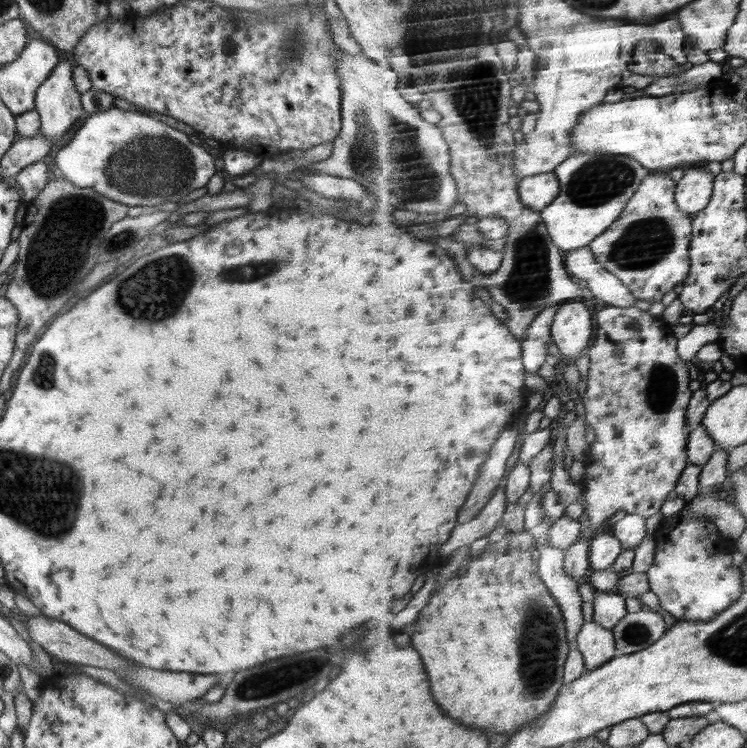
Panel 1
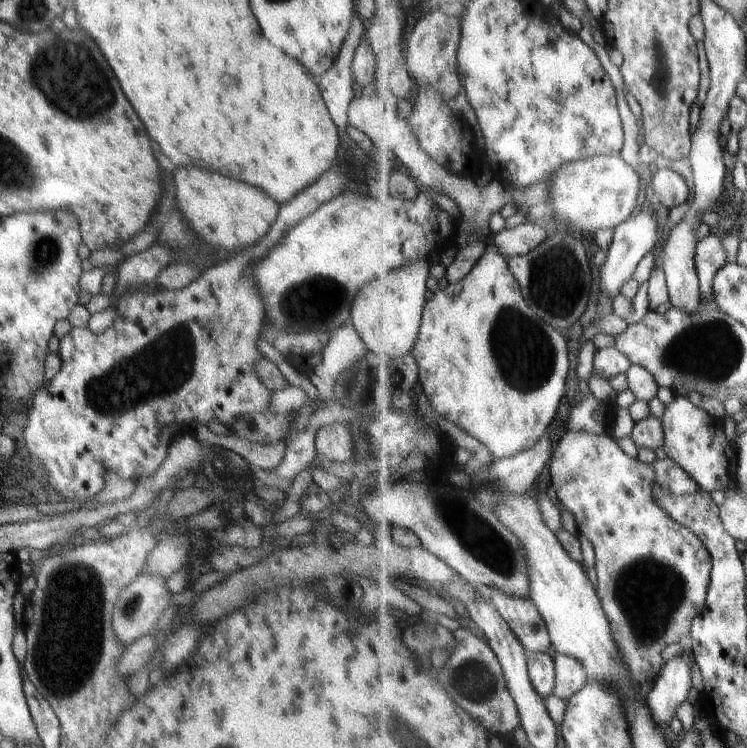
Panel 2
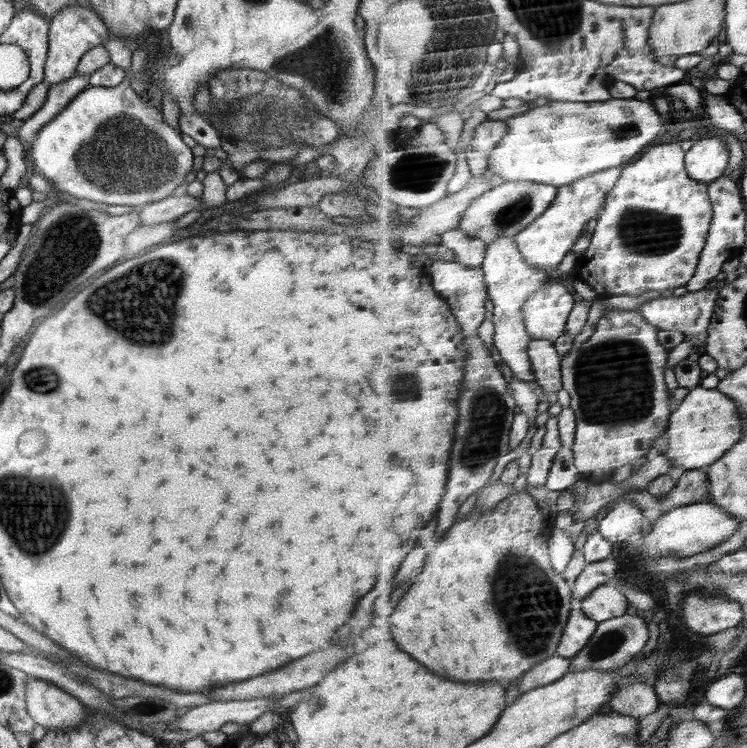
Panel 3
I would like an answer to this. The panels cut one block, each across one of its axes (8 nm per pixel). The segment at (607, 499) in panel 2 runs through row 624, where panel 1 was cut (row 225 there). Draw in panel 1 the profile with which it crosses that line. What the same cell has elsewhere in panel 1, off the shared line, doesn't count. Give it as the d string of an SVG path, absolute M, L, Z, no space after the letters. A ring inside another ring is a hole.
M670 171L653 172L632 198L623 216L589 246L596 260L604 265L604 268L619 276L639 299L652 304L660 302L678 284L685 283L692 272L691 248L694 242L695 218L692 213L679 207L677 195L678 182L670 176Z

